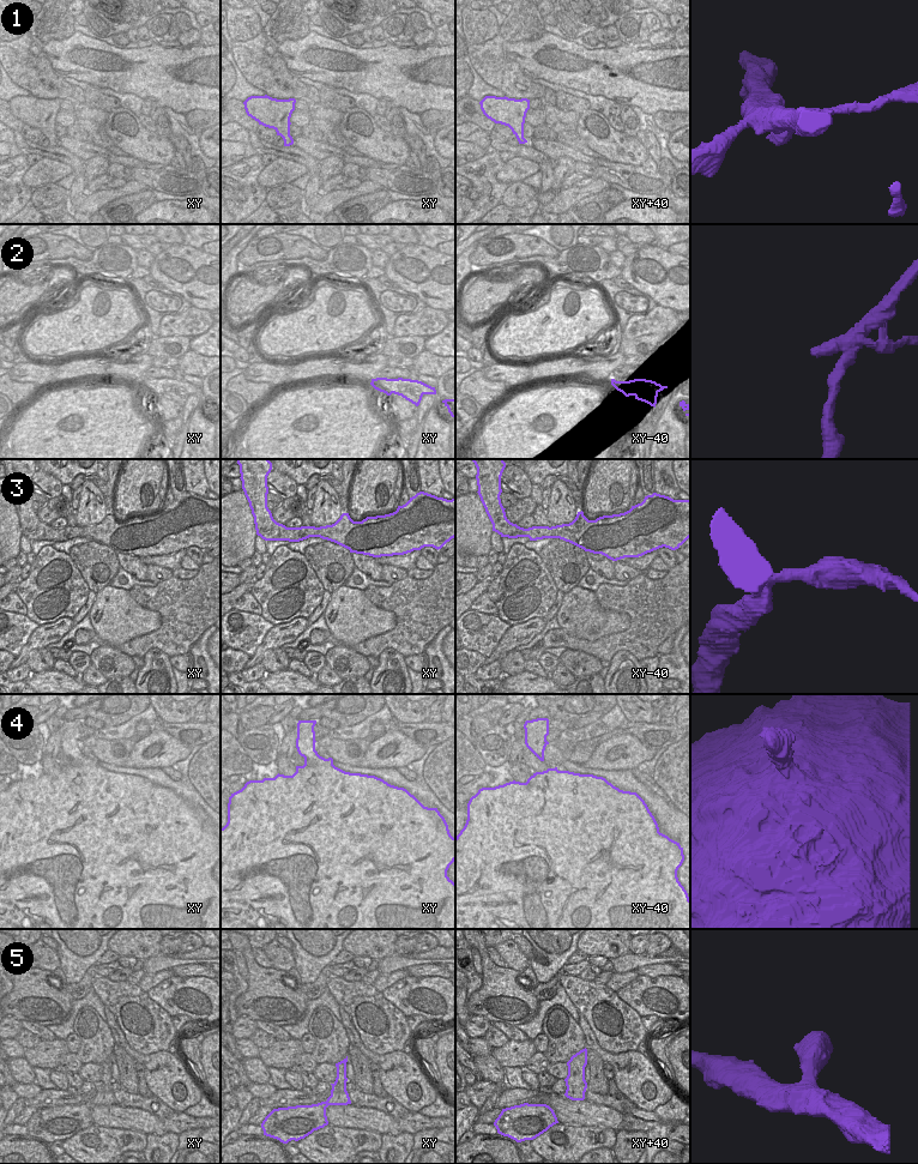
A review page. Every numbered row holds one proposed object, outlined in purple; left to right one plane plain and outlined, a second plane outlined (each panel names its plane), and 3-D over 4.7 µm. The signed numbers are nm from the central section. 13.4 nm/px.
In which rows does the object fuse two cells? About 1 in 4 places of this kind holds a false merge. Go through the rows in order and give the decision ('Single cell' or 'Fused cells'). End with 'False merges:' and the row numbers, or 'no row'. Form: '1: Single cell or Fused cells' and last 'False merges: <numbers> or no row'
1: Single cell
2: Fused cells
3: Single cell
4: Single cell
5: Single cell
False merges: 2

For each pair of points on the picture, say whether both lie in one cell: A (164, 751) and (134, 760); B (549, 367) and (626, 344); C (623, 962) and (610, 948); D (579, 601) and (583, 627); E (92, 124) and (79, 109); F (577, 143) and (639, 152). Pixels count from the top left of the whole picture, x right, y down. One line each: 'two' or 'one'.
A: one
B: two
C: two
D: one
E: one
F: two

